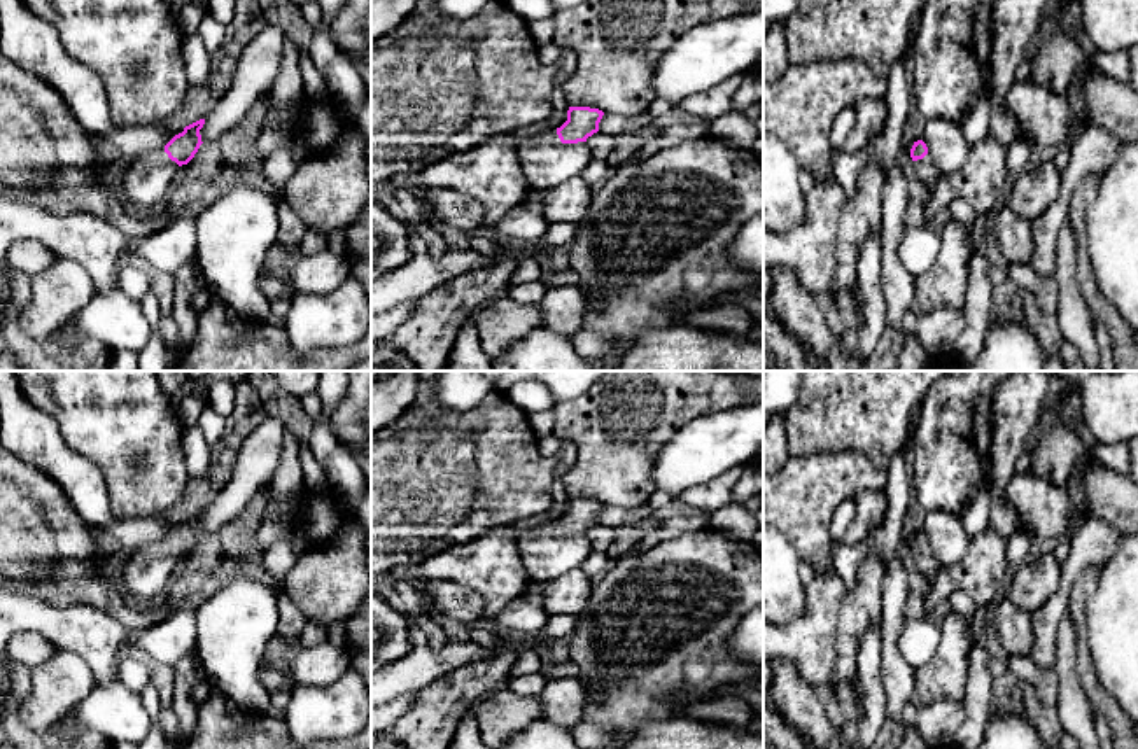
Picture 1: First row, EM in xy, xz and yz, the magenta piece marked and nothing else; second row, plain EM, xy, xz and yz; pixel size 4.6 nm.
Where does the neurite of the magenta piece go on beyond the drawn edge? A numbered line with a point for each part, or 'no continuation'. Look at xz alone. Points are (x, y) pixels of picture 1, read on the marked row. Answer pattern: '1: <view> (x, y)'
1: xz (550, 137)

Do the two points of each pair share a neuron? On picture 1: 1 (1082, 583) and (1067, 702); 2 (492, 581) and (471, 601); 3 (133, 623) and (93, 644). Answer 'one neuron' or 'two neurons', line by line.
1: two neurons
2: two neurons
3: two neurons

